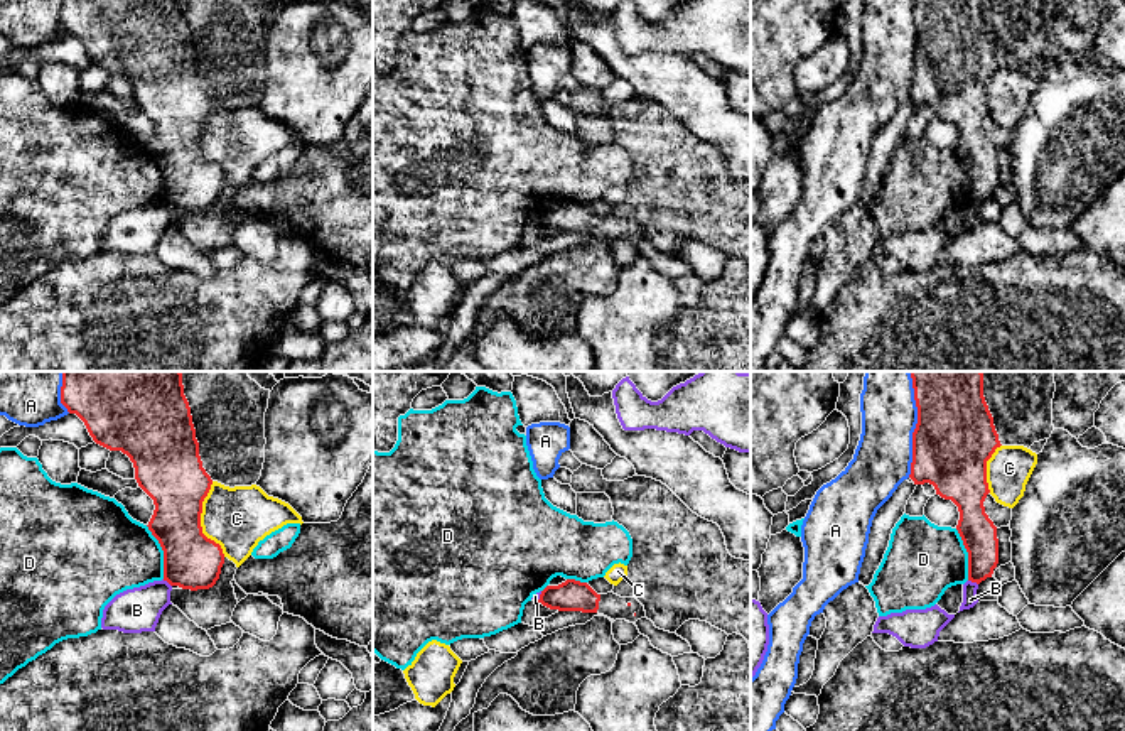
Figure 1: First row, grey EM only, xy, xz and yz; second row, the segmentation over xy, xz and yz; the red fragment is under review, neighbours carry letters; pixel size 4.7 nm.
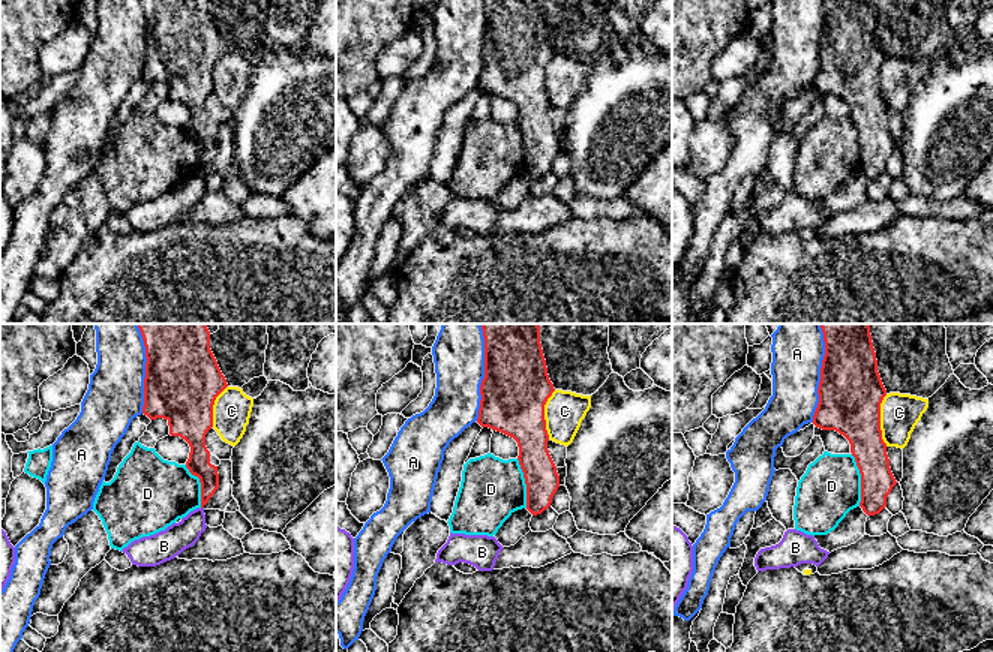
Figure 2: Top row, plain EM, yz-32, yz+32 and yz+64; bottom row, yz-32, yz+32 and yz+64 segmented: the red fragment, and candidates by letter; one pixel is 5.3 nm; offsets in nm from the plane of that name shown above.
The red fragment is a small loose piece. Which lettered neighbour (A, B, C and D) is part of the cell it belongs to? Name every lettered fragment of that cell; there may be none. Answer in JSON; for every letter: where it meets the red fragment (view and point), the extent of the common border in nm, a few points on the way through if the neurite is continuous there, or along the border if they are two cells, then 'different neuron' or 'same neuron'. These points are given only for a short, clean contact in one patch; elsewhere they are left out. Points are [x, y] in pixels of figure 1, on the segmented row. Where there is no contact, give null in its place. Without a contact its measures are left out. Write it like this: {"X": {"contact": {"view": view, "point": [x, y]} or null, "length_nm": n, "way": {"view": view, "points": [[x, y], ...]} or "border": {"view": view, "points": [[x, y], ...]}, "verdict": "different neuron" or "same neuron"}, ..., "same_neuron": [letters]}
{"A": {"contact": {"view": "yz", "point": [916, 424]}, "length_nm": 500, "verdict": "different neuron"}, "B": {"contact": {"view": "yz", "point": [974, 581]}, "length_nm": 50, "border": {"view": "yz", "points": [[968, 579], [977, 584]]}, "verdict": "different neuron"}, "C": {"contact": {"view": "xy", "point": [199, 520]}, "length_nm": 360, "verdict": "different neuron"}, "D": {"contact": {"view": "xy", "point": [164, 552]}, "length_nm": 280, "verdict": "different neuron"}, "same_neuron": []}

